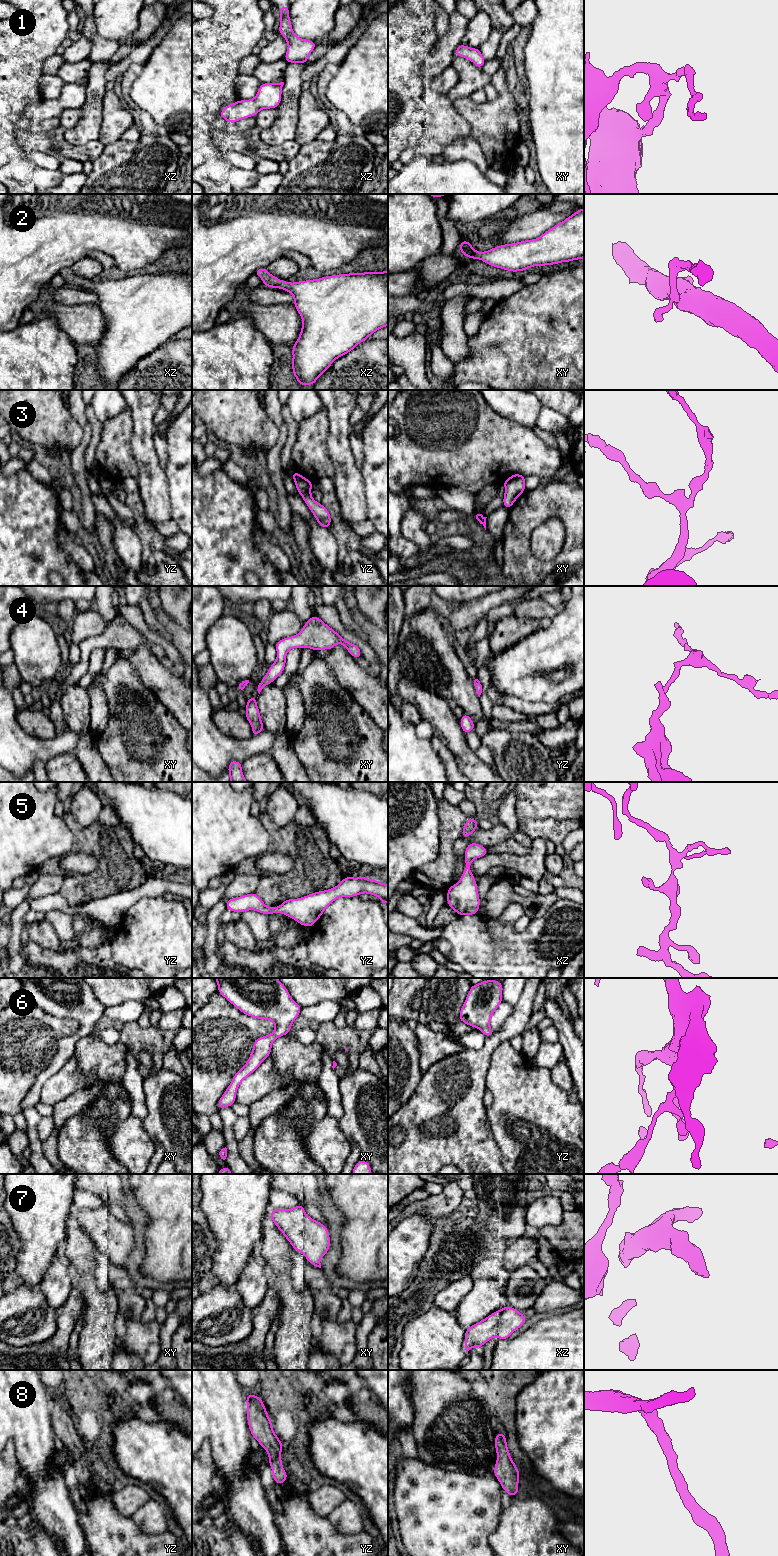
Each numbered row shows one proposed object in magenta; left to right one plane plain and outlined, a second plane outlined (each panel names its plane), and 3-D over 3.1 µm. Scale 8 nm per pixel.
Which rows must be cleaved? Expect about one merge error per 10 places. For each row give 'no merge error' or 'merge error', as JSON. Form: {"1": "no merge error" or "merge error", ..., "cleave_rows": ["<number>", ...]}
{"1": "no merge error", "2": "no merge error", "3": "no merge error", "4": "no merge error", "5": "no merge error", "6": "no merge error", "7": "no merge error", "8": "no merge error", "cleave_rows": []}

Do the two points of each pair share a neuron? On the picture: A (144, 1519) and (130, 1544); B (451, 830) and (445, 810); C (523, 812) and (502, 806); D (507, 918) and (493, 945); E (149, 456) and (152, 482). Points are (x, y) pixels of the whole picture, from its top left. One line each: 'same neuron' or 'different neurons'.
A: different neurons
B: same neuron
C: different neurons
D: different neurons
E: same neuron

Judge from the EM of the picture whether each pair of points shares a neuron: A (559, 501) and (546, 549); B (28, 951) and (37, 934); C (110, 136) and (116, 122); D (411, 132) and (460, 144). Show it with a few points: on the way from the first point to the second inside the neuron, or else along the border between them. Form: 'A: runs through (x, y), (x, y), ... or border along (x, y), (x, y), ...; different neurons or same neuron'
A: border along (534, 530), (558, 518), (566, 536); different neurons
B: border along (30, 940), (55, 951); different neurons
C: runs through (110, 133), (113, 125); same neuron
D: border along (469, 134), (453, 139), (444, 148); different neurons

